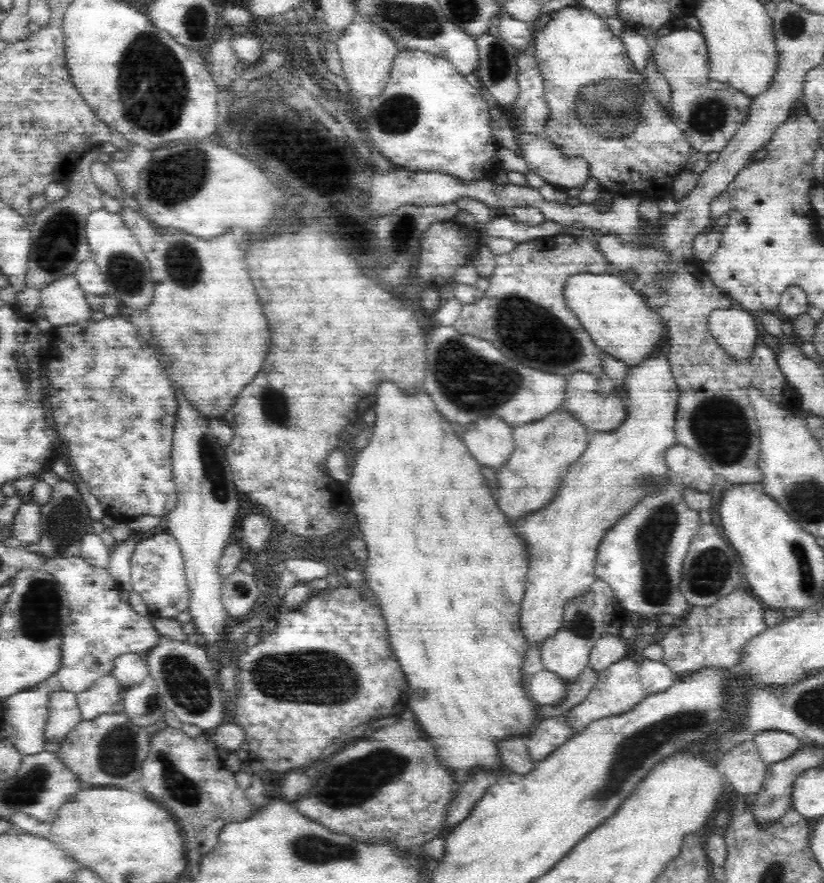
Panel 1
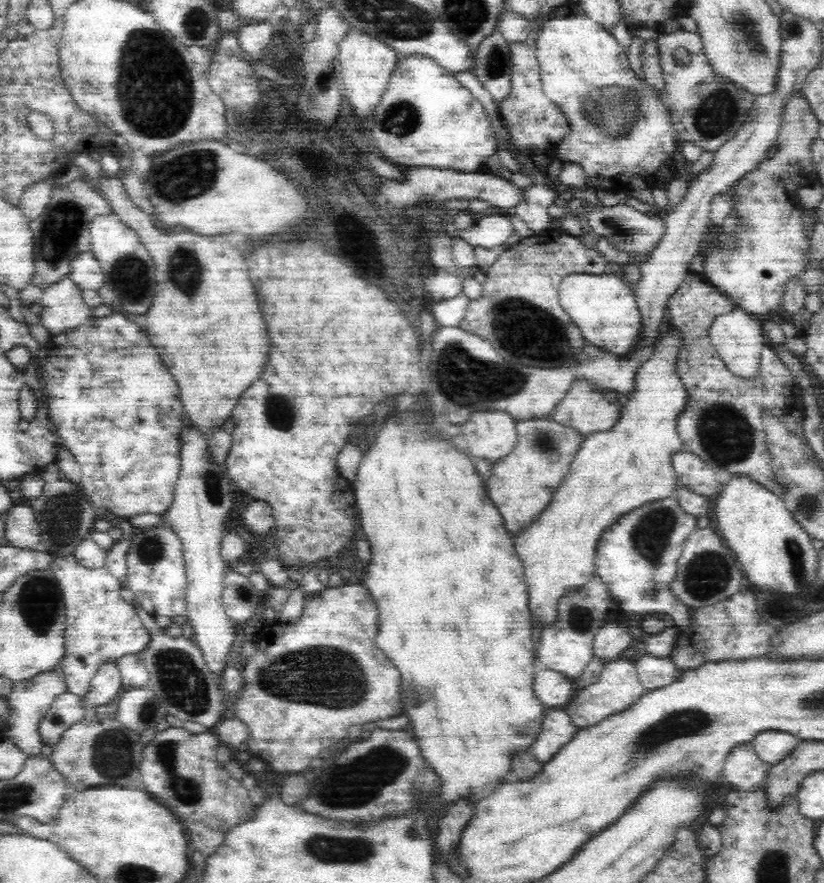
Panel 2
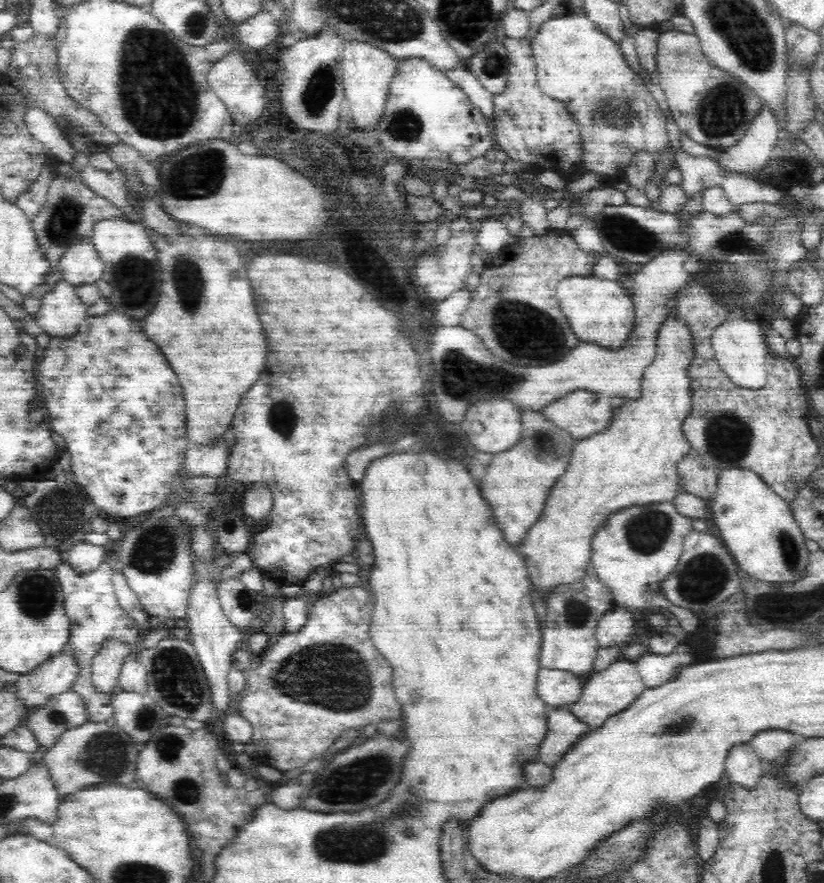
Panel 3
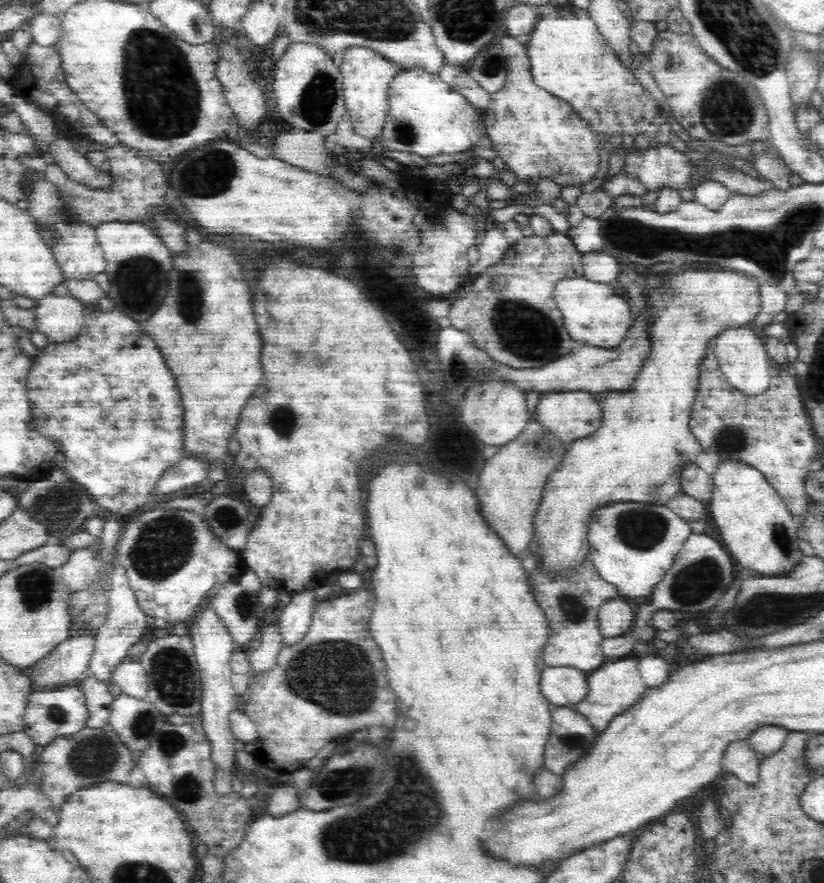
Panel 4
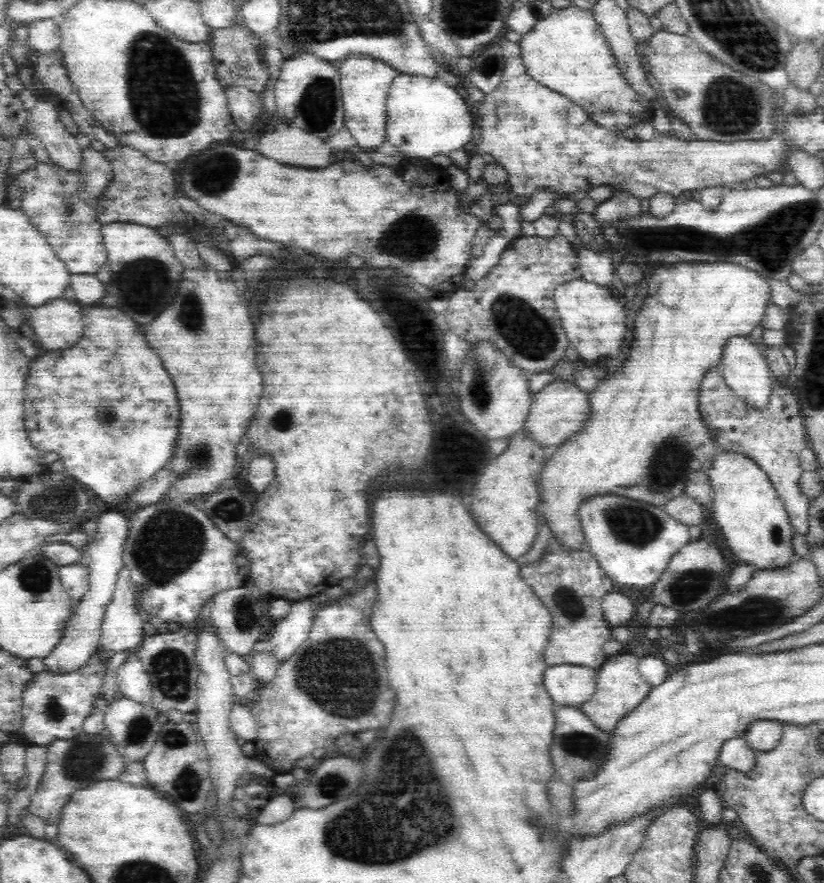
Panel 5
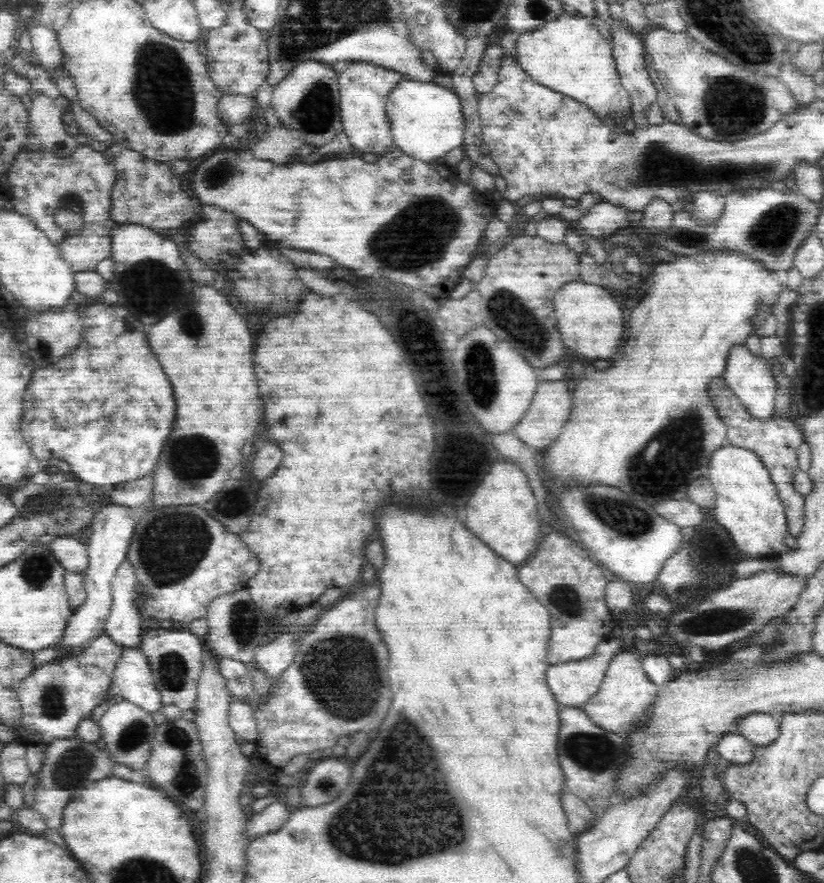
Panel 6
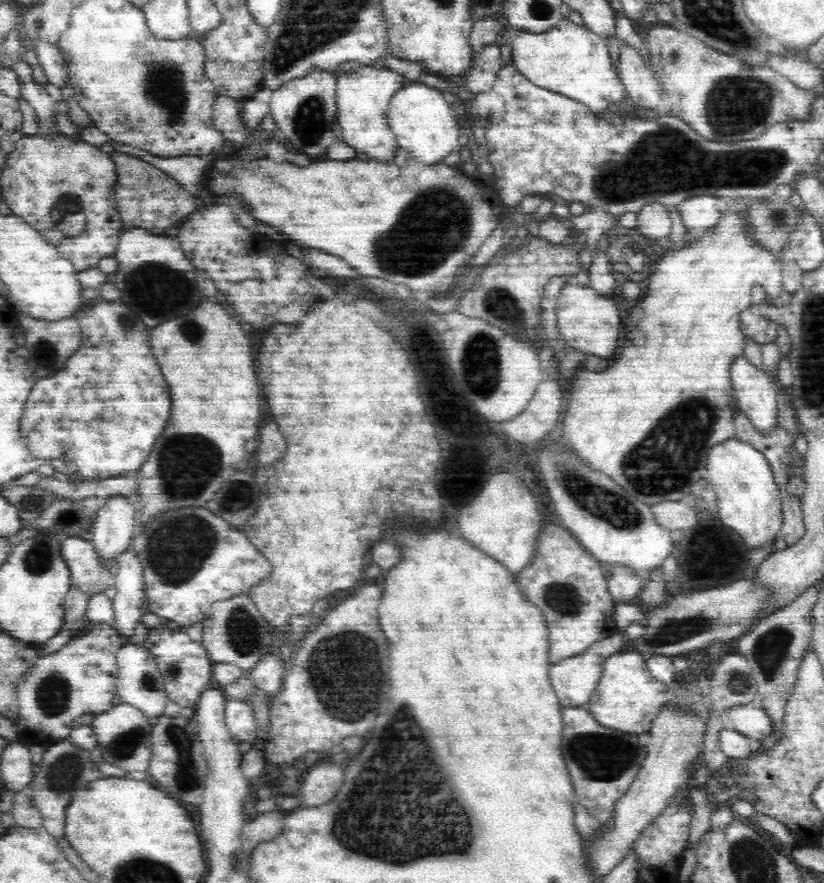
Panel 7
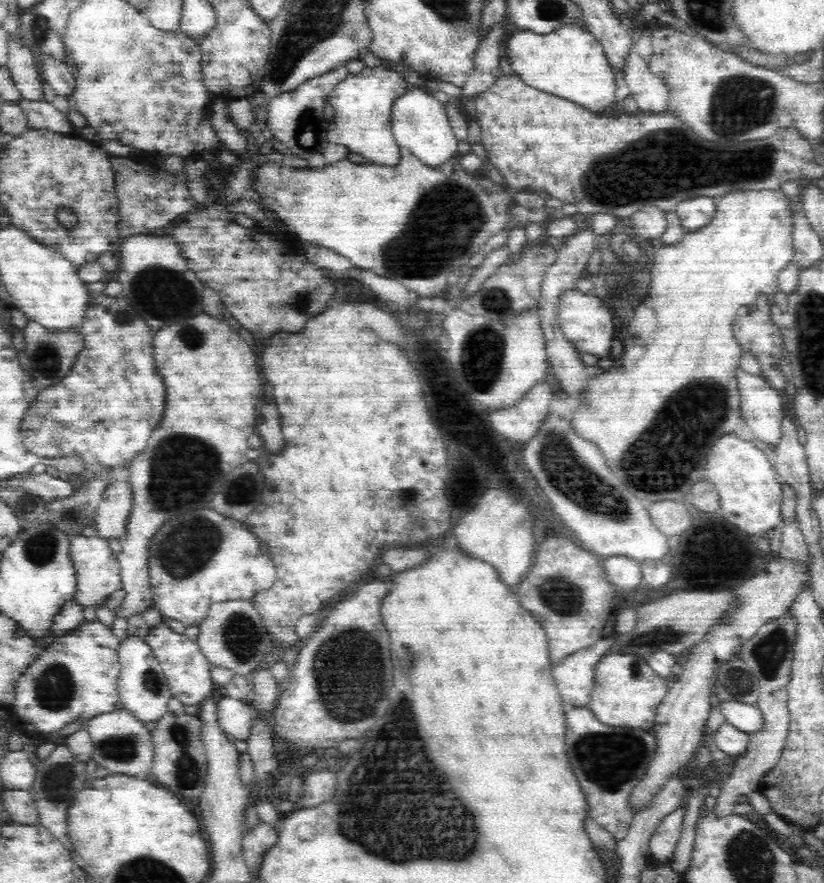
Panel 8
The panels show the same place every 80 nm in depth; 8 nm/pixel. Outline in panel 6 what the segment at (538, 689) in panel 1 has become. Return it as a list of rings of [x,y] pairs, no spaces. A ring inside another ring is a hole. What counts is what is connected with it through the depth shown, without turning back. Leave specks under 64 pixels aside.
[[[613,637],[610,641],[599,644],[596,656],[590,660],[549,665],[545,672],[545,681],[559,707],[584,705],[584,702],[598,690],[602,672],[610,658],[616,653],[618,653],[618,641]]]

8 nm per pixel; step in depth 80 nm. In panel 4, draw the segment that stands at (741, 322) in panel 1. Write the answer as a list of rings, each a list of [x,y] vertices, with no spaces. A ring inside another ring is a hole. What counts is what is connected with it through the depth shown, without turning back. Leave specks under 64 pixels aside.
[[[751,323],[722,326],[720,330],[716,330],[713,339],[713,351],[716,360],[728,381],[736,388],[752,394],[762,392],[764,388],[768,388],[768,366],[772,362],[772,358],[769,356],[763,337],[756,334],[756,330]]]

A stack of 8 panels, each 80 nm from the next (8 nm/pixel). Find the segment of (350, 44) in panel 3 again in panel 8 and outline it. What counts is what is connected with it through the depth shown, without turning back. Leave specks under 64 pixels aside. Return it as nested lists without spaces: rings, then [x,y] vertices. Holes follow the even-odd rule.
[[[364,65],[358,74],[348,72],[338,82],[330,97],[334,112],[332,118],[335,121],[328,142],[343,144],[351,151],[380,164],[396,164],[401,148],[391,131],[390,106],[392,100],[410,86],[413,85],[406,82],[400,73],[381,65]]]

